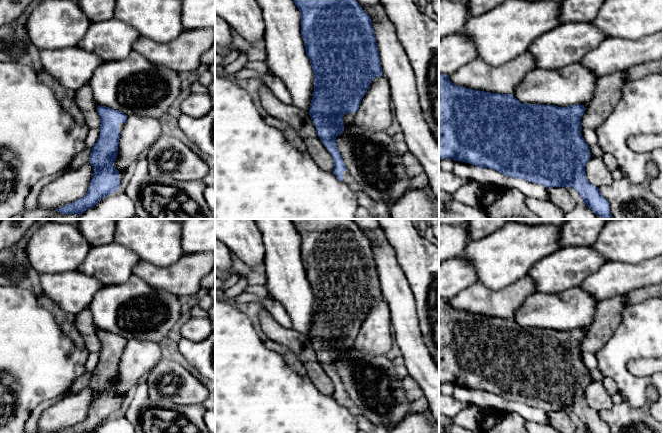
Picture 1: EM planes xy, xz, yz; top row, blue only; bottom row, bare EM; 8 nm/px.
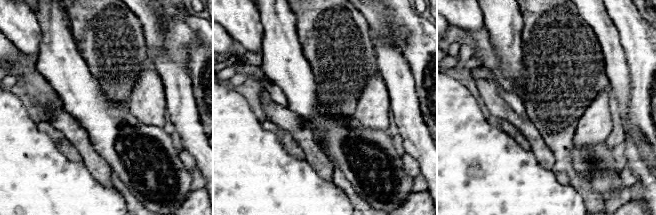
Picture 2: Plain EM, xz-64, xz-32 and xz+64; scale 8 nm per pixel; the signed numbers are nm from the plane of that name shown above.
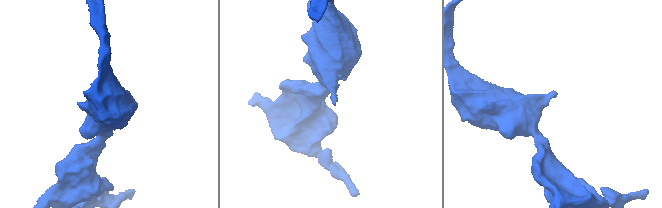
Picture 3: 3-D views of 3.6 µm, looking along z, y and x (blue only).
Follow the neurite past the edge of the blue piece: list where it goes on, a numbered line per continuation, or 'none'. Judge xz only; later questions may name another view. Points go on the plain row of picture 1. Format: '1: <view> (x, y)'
1: xz (349, 343)

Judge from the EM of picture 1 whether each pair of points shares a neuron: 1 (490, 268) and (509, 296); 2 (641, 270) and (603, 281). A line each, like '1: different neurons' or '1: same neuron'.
1: different neurons
2: same neuron

